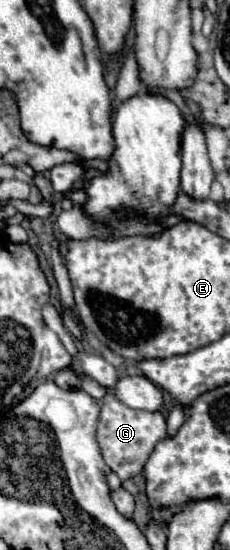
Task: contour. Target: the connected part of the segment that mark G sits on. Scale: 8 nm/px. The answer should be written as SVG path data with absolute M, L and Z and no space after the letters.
M112 392L102 398L102 410L98 420L98 444L102 450L102 458L112 472L118 474L120 480L134 478L142 472L146 460L154 452L156 444L166 436L166 418L160 410L134 410L122 404Z

